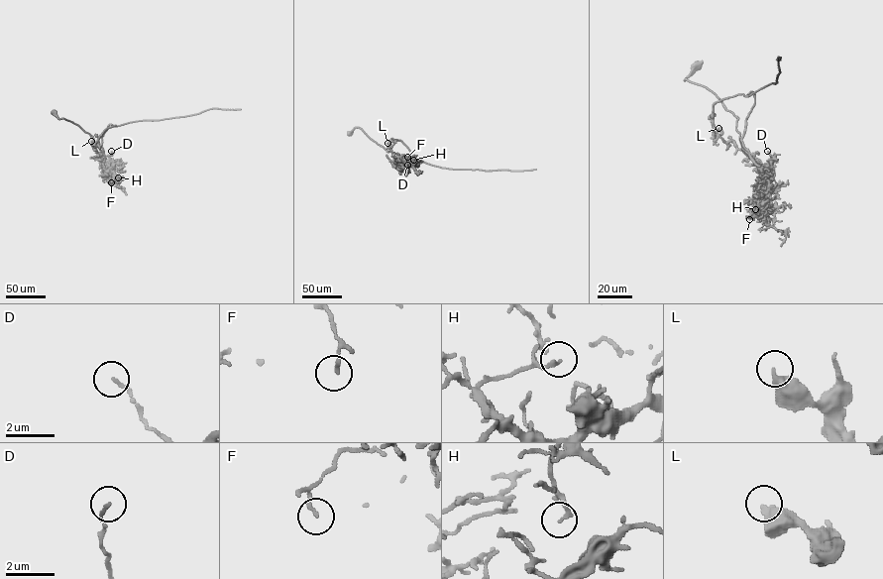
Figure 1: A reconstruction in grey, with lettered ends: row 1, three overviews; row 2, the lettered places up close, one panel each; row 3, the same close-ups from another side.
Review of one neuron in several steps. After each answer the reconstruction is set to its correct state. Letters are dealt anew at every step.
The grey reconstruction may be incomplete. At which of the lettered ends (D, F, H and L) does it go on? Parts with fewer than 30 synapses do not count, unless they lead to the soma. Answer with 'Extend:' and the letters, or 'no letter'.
Extend: no letter

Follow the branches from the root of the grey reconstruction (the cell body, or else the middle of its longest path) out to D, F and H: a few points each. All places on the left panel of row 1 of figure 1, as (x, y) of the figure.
D: (54, 111), (58, 118), (72, 122), (93, 137), (103, 154), (106, 166), (111, 151)
F: (54, 111), (58, 118), (72, 122), (93, 137), (105, 158), (111, 182)
H: (54, 111), (58, 118), (72, 122), (93, 137), (105, 158), (107, 173), (118, 180), (118, 177)

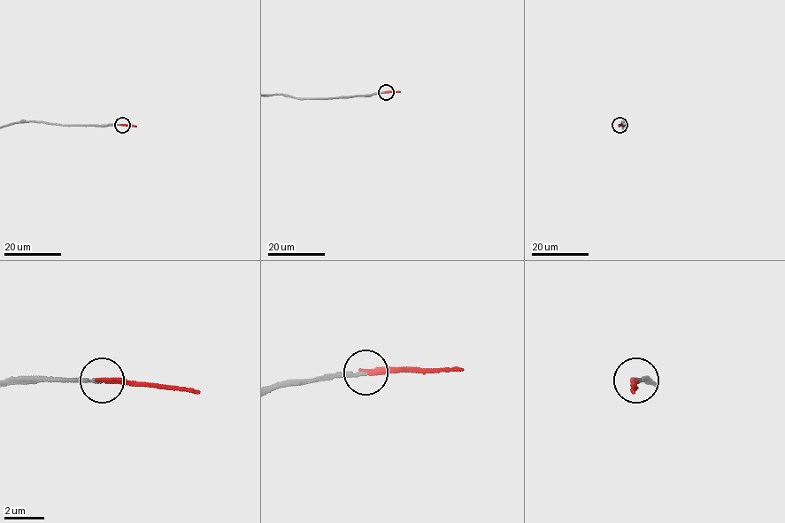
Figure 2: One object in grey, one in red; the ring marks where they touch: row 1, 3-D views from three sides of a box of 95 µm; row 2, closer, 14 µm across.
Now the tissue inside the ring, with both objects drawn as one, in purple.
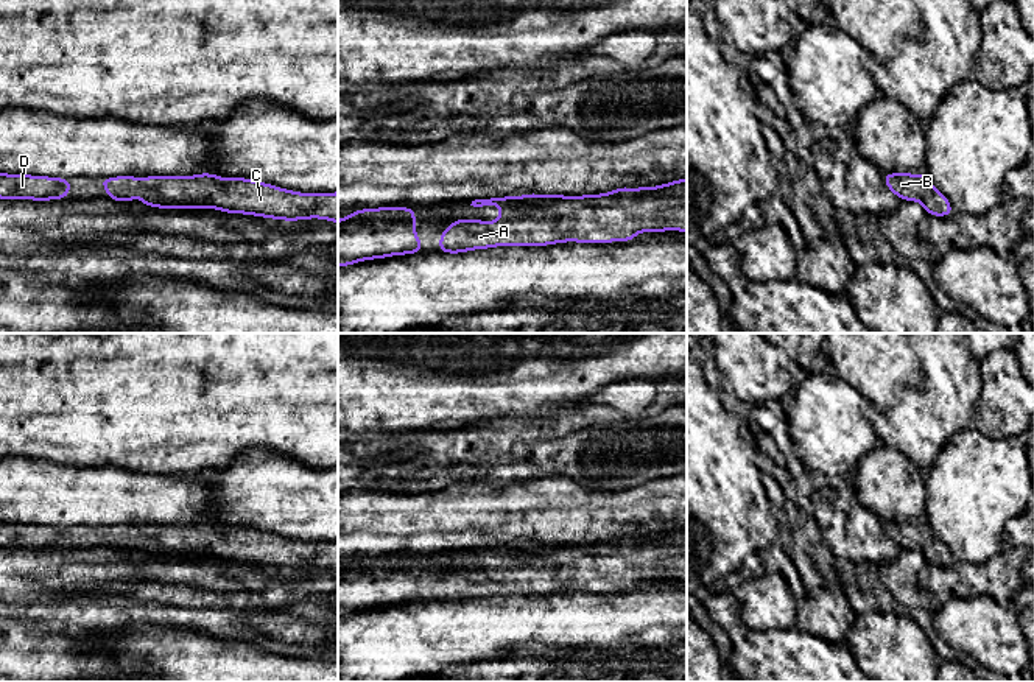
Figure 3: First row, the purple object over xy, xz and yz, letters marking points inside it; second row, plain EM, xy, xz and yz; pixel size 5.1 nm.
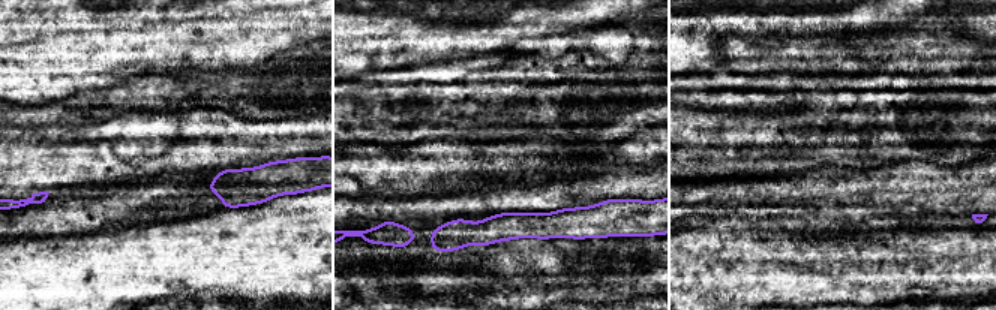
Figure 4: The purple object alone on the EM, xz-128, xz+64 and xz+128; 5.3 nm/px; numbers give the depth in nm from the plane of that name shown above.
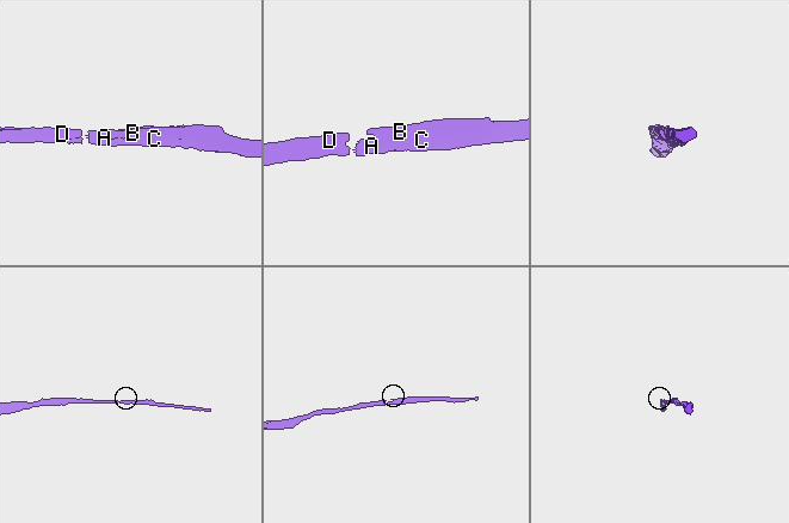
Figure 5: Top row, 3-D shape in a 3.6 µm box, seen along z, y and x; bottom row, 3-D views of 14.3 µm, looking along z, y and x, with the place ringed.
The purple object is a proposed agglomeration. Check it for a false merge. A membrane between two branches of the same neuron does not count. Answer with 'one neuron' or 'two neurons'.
one neuron

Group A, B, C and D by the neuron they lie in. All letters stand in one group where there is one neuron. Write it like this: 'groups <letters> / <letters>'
groups A B C D

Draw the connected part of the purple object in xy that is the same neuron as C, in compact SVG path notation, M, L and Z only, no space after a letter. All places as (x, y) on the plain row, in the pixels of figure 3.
M115 525L98 528L111 550L140 551L157 557L216 557L282 570L310 567L338 573L338 540L313 542L279 537L248 526Z

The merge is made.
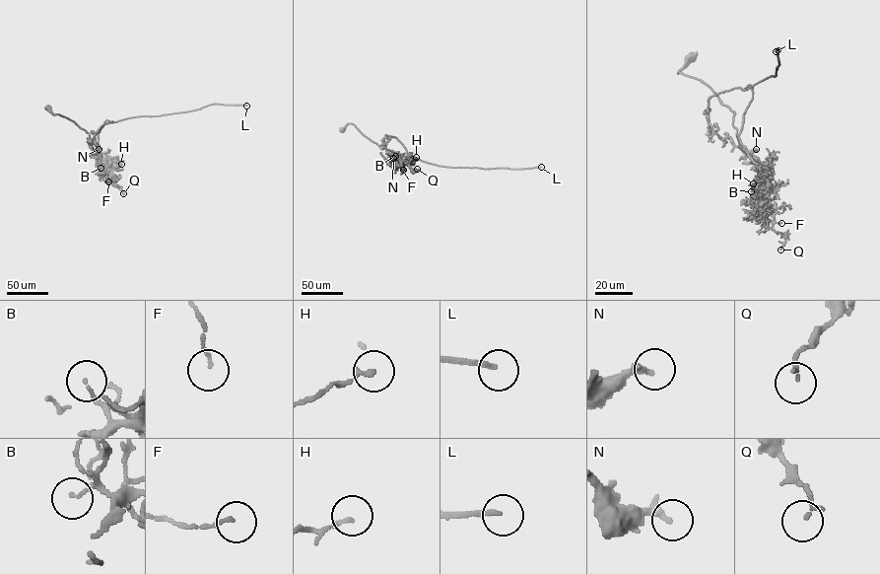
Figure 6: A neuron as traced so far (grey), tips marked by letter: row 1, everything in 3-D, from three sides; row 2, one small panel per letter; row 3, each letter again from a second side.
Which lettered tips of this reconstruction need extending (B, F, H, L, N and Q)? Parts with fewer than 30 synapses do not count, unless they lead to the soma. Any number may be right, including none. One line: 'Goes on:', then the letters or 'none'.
Goes on: L

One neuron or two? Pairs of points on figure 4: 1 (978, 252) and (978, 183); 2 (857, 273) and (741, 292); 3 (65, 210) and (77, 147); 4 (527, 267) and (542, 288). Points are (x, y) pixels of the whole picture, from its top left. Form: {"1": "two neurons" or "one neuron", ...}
{"1": "two neurons", "2": "one neuron", "3": "two neurons", "4": "two neurons"}

